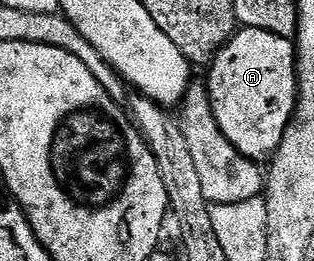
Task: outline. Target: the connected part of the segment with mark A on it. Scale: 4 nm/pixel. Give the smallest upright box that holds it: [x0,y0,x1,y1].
[210,26,298,162]

